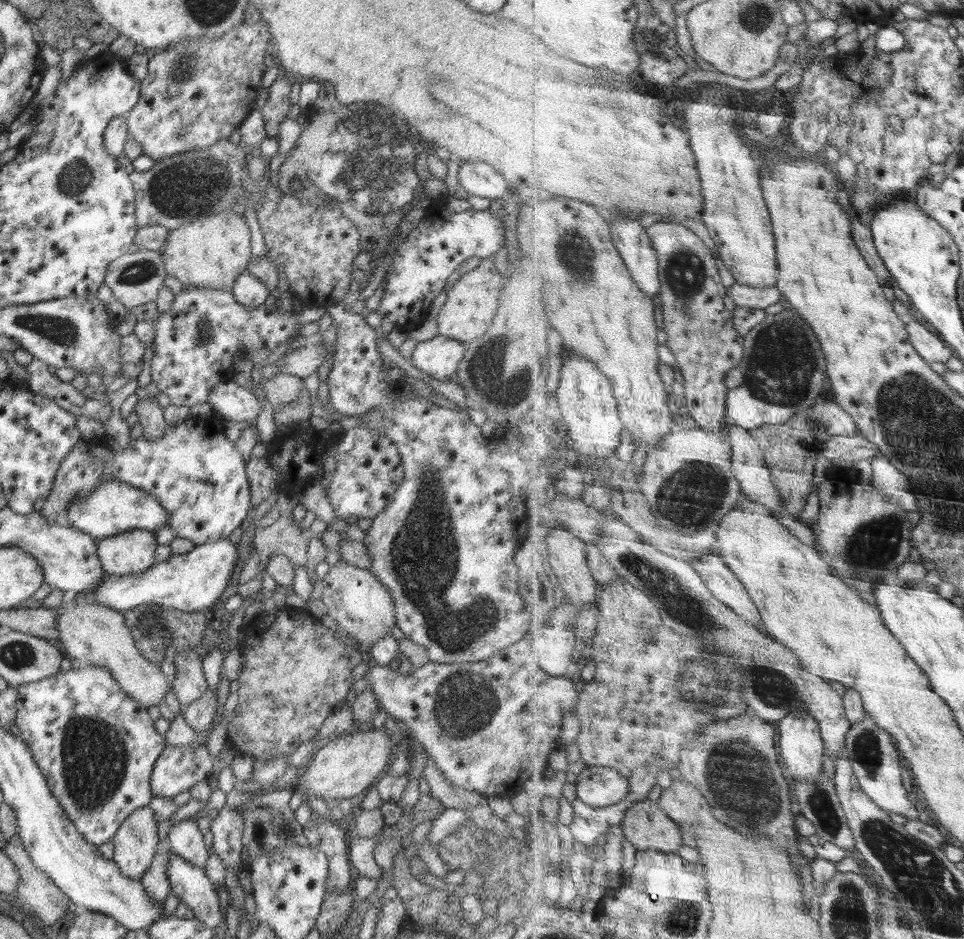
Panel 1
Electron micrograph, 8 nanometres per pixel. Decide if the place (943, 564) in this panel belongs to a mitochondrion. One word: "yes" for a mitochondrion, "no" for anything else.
no

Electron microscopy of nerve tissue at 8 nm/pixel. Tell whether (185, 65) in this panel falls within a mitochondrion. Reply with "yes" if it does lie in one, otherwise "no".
yes

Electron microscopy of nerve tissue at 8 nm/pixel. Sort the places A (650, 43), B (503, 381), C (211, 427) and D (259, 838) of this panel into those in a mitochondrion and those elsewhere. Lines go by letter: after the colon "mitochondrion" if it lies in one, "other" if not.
A: mitochondrion
B: mitochondrion
C: other
D: mitochondrion

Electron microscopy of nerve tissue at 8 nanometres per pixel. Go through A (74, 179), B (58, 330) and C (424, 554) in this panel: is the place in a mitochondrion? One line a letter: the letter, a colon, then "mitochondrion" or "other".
A: mitochondrion
B: mitochondrion
C: mitochondrion

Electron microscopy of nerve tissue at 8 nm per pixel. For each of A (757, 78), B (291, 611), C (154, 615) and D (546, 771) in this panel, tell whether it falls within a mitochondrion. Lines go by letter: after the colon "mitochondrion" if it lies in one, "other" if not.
A: other
B: other
C: other
D: other

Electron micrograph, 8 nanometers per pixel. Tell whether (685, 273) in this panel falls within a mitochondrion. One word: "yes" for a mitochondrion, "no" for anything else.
yes

